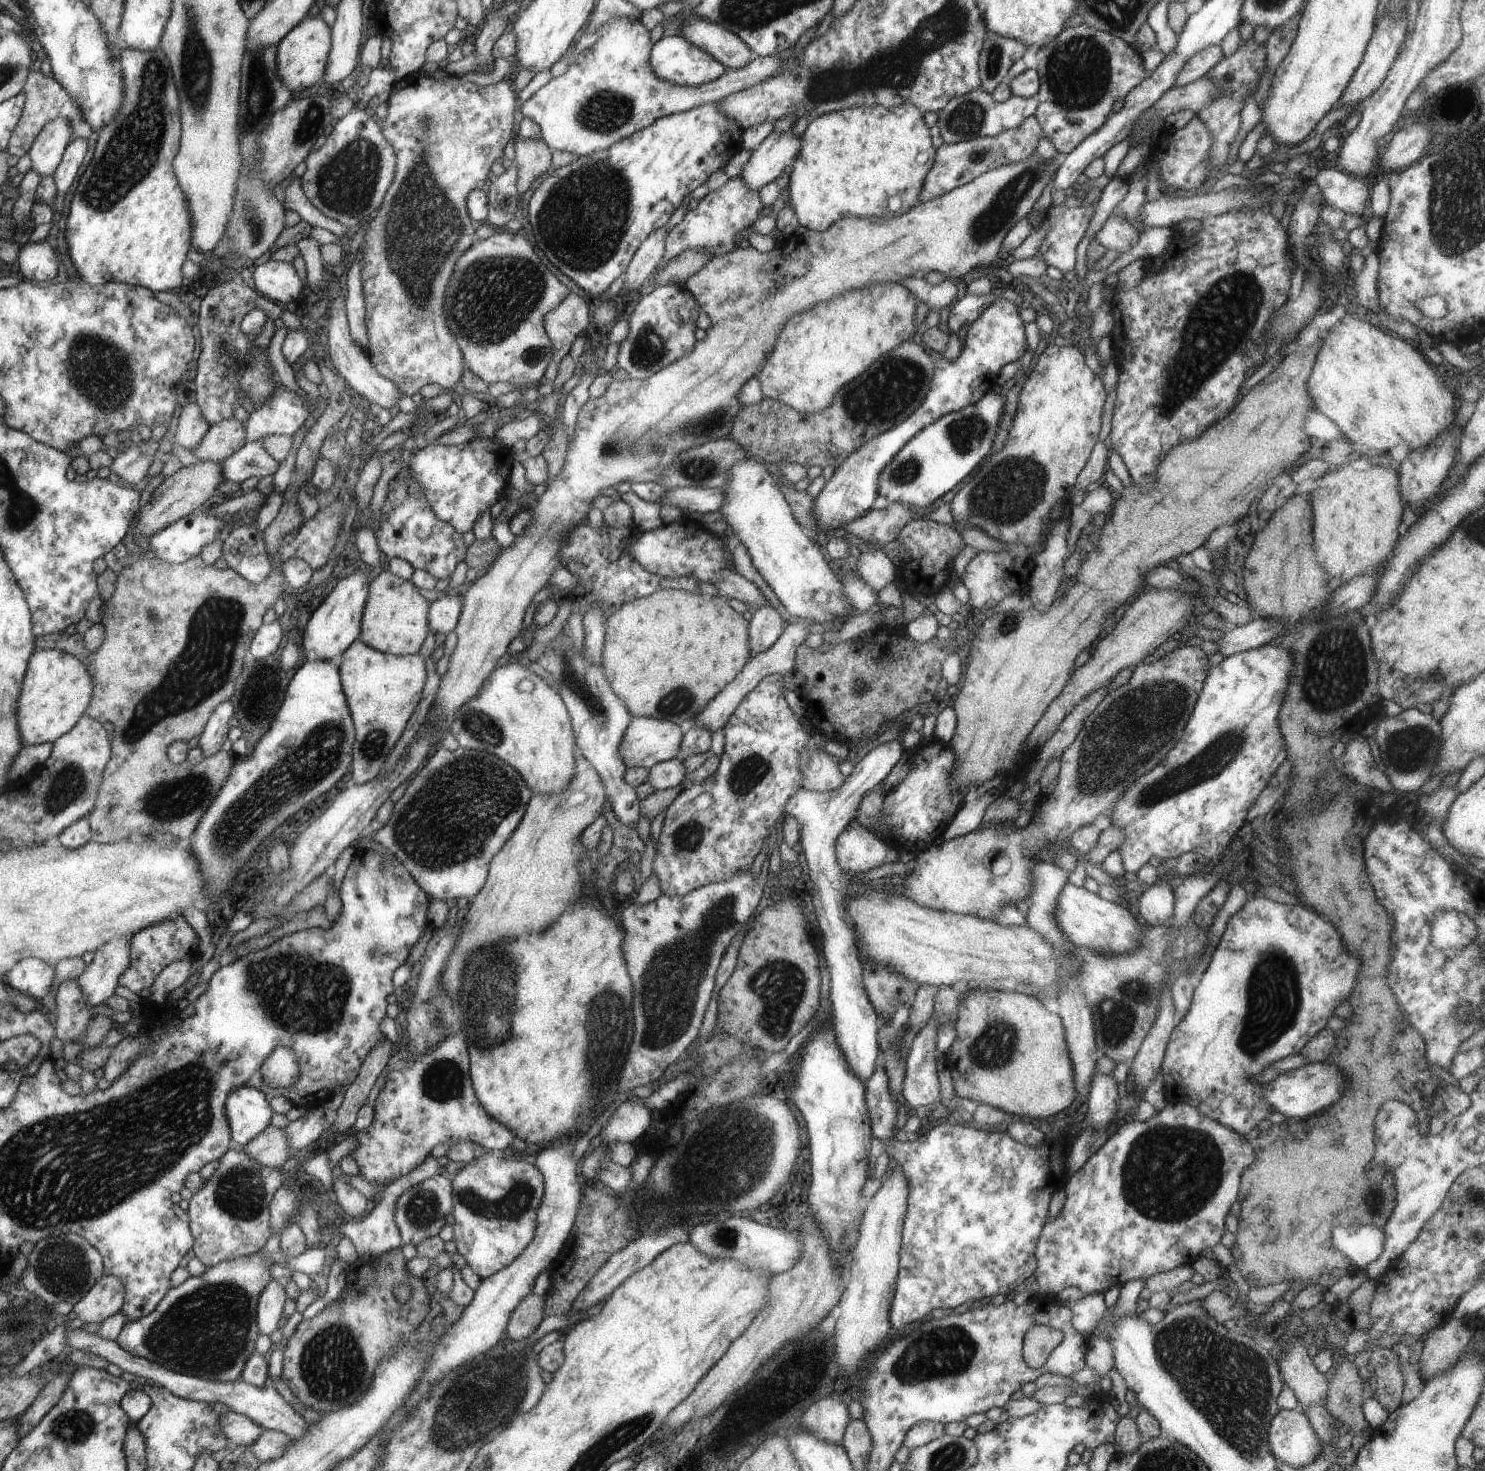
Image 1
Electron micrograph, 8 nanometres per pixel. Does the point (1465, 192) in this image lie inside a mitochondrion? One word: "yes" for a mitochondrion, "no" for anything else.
yes

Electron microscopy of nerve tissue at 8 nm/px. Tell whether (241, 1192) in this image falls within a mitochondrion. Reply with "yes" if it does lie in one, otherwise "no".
yes

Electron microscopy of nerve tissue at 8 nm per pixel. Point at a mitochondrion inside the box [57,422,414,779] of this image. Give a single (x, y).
(203, 668)

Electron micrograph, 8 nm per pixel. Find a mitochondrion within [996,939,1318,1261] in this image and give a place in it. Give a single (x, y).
(1171, 1172)

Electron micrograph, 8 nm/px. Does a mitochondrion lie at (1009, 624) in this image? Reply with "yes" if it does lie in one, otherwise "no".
yes

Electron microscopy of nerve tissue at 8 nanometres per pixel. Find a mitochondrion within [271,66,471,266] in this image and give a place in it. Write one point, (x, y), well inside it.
(347, 182)

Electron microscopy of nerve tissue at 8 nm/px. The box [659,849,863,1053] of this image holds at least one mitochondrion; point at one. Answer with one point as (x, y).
(780, 987)

